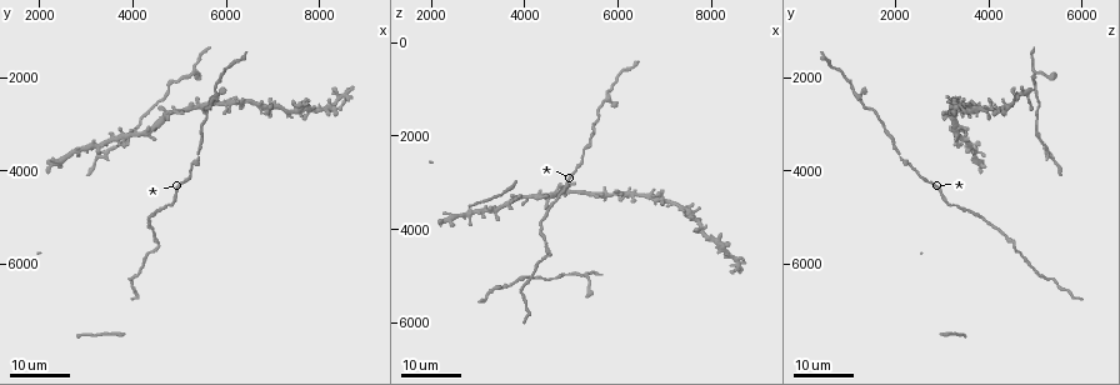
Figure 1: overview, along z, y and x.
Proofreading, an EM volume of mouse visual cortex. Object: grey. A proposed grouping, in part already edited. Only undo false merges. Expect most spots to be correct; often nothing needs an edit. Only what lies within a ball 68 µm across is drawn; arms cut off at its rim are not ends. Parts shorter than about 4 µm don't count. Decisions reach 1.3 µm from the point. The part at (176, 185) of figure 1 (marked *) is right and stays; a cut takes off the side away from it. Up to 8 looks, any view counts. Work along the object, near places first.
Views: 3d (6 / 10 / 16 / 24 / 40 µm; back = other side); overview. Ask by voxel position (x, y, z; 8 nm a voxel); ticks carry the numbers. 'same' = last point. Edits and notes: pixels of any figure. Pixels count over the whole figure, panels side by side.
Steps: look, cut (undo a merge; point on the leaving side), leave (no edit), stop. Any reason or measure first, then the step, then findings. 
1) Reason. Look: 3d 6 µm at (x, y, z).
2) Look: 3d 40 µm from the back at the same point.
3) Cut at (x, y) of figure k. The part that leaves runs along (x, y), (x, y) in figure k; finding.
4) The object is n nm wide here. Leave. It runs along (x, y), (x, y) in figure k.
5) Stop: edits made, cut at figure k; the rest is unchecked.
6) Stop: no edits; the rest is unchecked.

Arms part here. Look: 3d 24 µm at (4250, 3150, 3300).

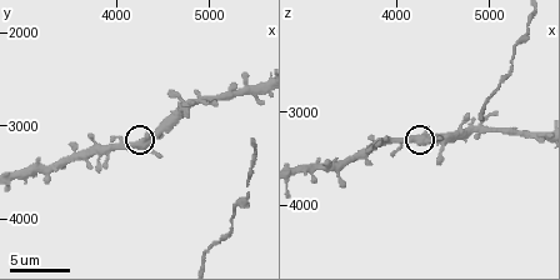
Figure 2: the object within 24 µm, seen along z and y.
Closer look. Look: 3d 10 µm at (4300, 3200, 3300).

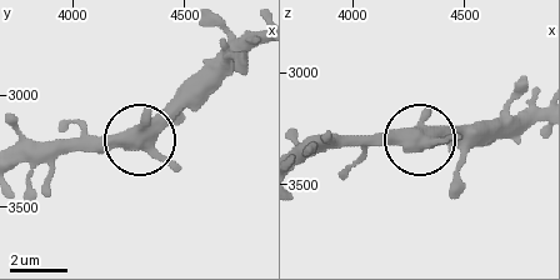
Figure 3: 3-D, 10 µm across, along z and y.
Leave. One cell here.

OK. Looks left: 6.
Look: 3d 24 µm at (3950, 6350, 5200).

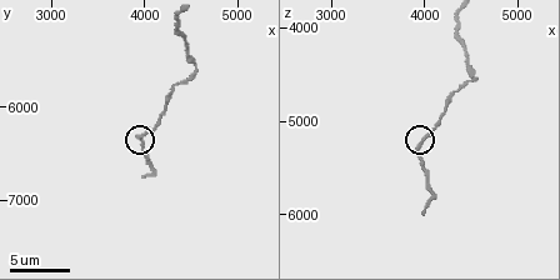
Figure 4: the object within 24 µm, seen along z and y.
Look: 3d 10 µm at (3950, 6300, 5300).

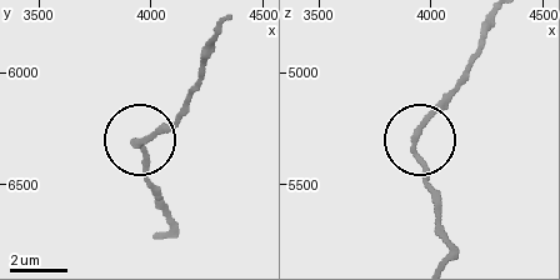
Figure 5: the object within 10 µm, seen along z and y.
Leave. It runs along (489, 24), (473, 66), (415, 146), (434, 208) in figure 5; all the same cell.

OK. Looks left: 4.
Thick turns thin. Look: 3d 16 µm at (5750, 2350, 1150).

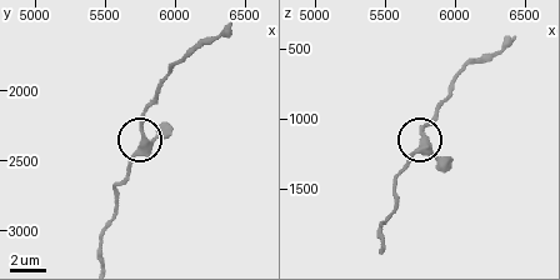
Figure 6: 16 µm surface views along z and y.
Look: 3d 10 µm at (5780, 2320, 1140).

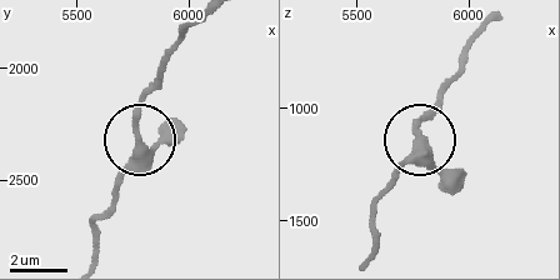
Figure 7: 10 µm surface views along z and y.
Leave. It runs along (93, 259), (95, 224), (129, 166), (150, 83) in figure 7; all the same cell.

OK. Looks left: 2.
Four or more arms meet. Look: 3d 16 µm at (3350, 3450, 3650).

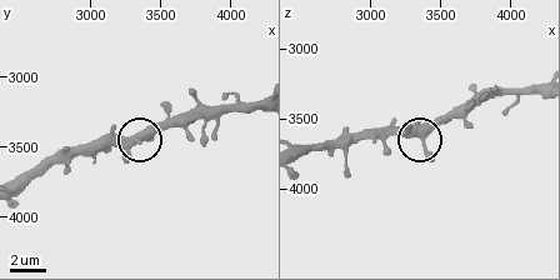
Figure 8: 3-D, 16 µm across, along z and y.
Look: 3d 6 µm at the same point.

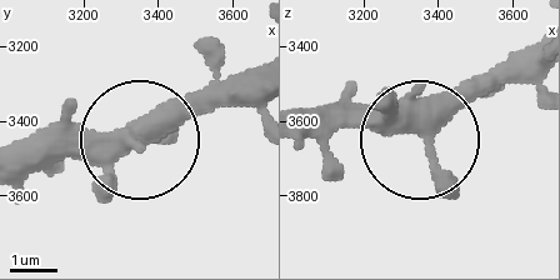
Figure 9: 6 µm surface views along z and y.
The object is 350 nm wide here. Leave. One cell here.

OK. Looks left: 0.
Stop: no edits; the rest is unchecked.

